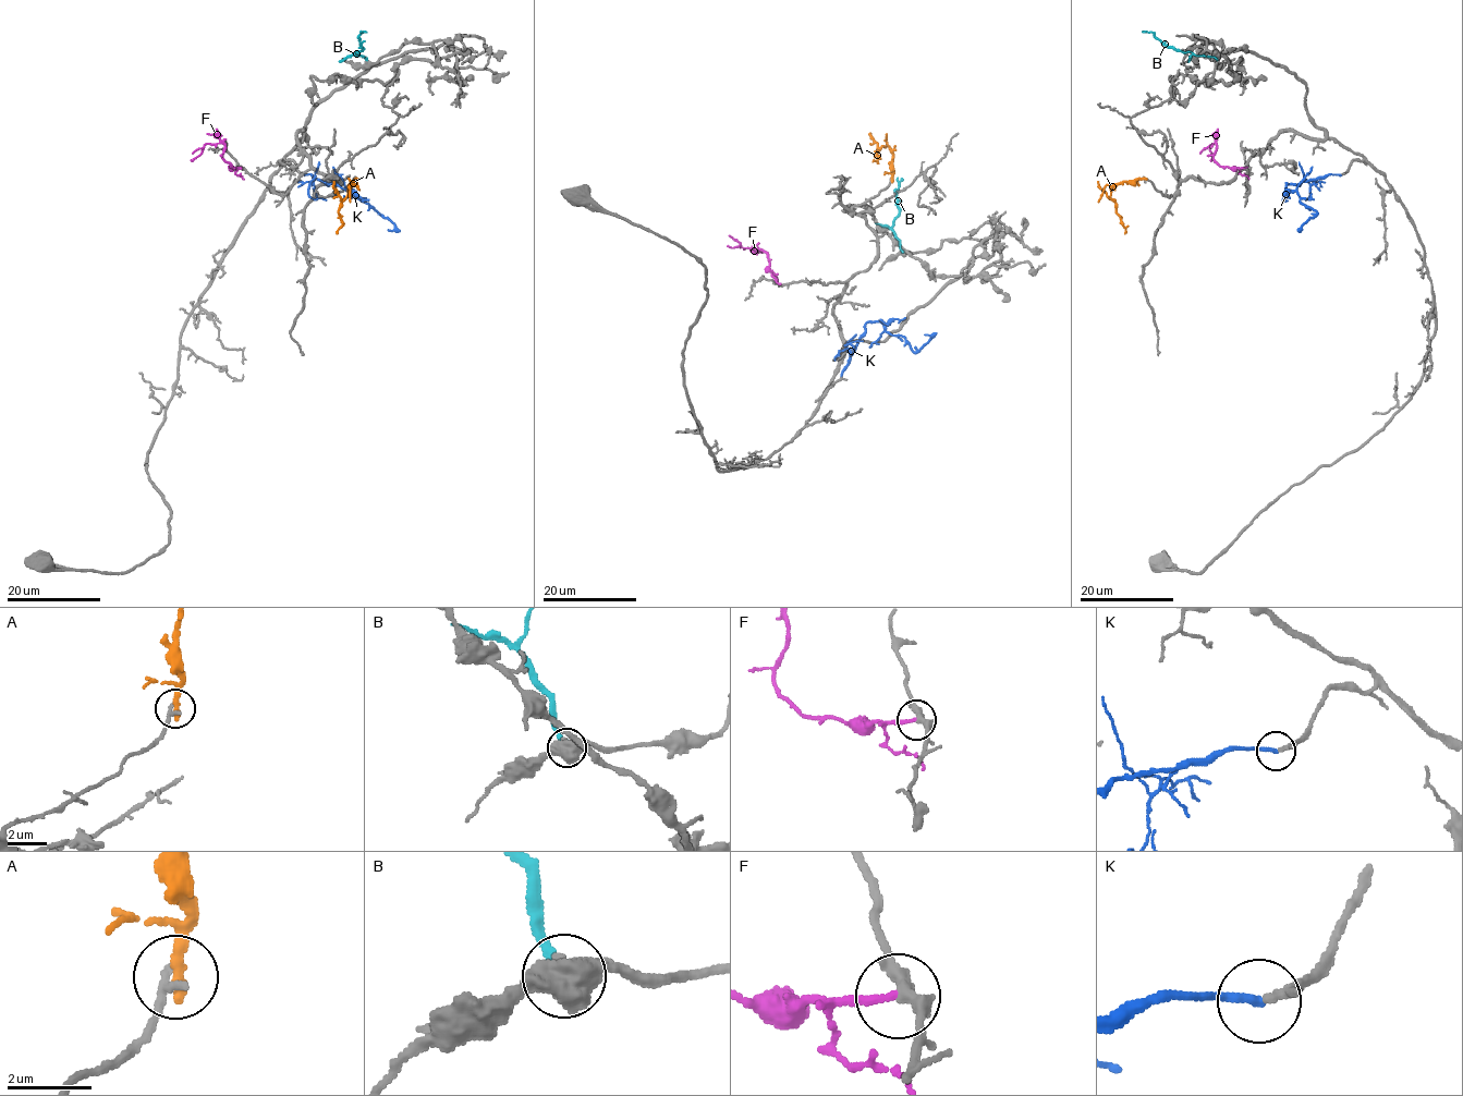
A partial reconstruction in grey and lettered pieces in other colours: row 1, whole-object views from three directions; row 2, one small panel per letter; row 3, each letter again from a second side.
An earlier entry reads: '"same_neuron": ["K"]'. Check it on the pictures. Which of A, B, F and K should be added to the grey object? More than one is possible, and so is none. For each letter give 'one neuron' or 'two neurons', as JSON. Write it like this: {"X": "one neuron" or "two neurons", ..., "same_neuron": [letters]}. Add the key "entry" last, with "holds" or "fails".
{"A": "two neurons", "B": "two neurons", "F": "two neurons", "K": "one neuron", "same_neuron": ["K"], "entry": "holds"}

